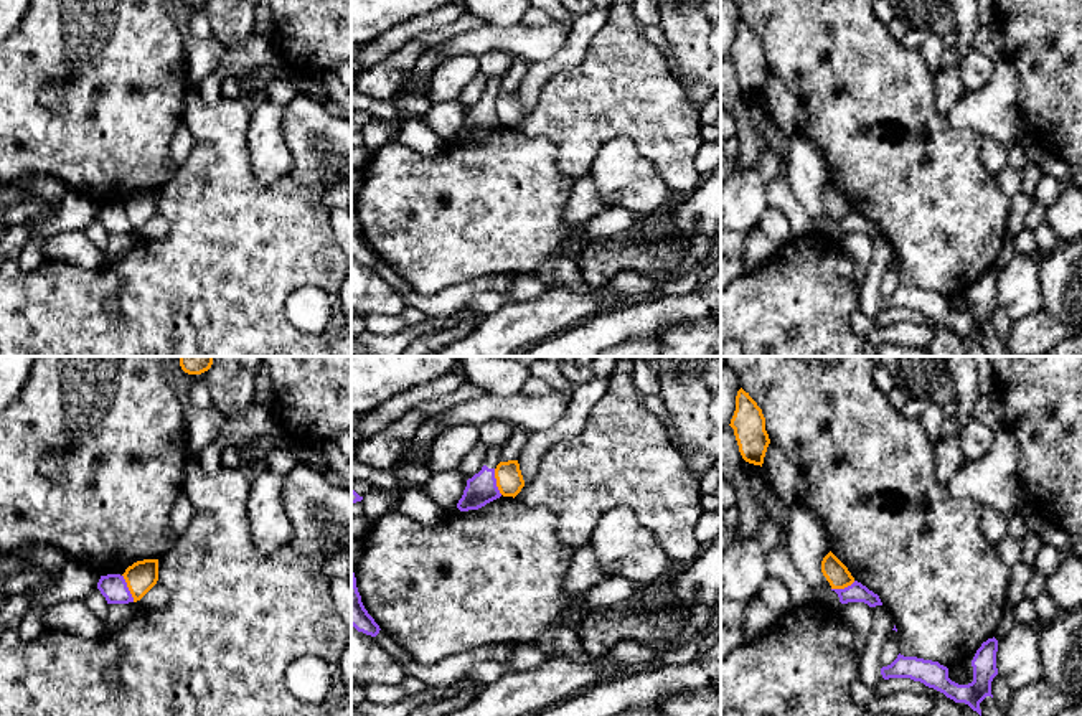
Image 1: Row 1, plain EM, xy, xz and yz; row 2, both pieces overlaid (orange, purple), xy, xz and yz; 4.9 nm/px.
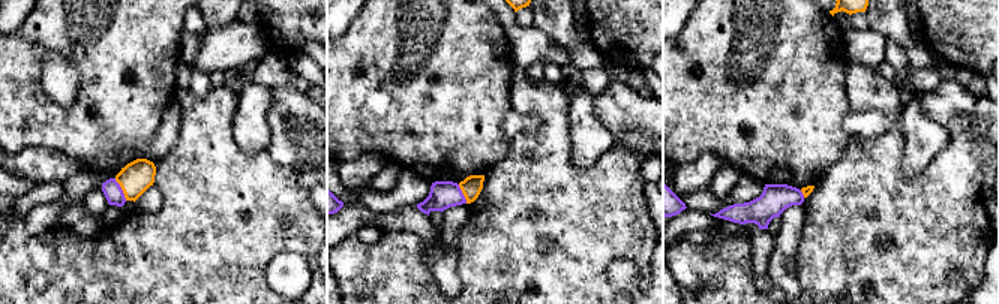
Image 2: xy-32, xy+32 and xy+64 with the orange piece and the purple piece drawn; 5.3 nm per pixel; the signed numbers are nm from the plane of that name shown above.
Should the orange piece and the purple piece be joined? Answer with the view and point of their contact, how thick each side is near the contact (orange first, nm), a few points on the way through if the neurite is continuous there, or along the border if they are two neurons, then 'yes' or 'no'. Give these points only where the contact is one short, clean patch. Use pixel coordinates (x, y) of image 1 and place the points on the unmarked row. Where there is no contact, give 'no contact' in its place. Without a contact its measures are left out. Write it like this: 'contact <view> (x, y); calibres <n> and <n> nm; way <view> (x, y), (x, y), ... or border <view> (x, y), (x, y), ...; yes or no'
contact xy (127, 216); calibres 150 and 130 nm; border xy (122, 205), (134, 231); no

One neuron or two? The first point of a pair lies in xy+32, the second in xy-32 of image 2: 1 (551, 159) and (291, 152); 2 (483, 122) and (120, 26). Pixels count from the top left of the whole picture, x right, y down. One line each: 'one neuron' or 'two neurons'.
1: two neurons
2: one neuron

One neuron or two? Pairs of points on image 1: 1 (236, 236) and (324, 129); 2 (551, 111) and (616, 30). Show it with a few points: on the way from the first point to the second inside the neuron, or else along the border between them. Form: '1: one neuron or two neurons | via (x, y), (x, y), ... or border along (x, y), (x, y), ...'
1: two neurons | border along (289, 174), (301, 182), (317, 183), (324, 190)
2: one neuron | via (571, 91), (612, 50)

